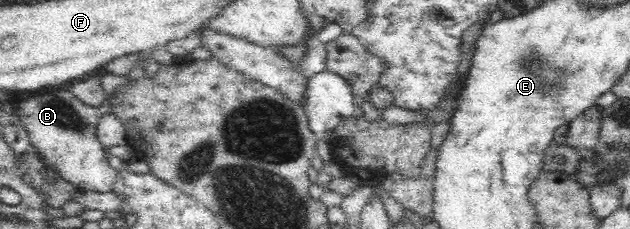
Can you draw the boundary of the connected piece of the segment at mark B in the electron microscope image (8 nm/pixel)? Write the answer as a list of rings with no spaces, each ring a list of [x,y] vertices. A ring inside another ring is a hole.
[[[70,90],[54,94],[40,94],[18,104],[17,115],[27,130],[31,146],[36,149],[47,166],[55,169],[66,181],[81,190],[110,192],[118,172],[110,167],[105,147],[96,139],[96,128],[100,119],[111,113],[112,102],[93,108],[76,99]]]

